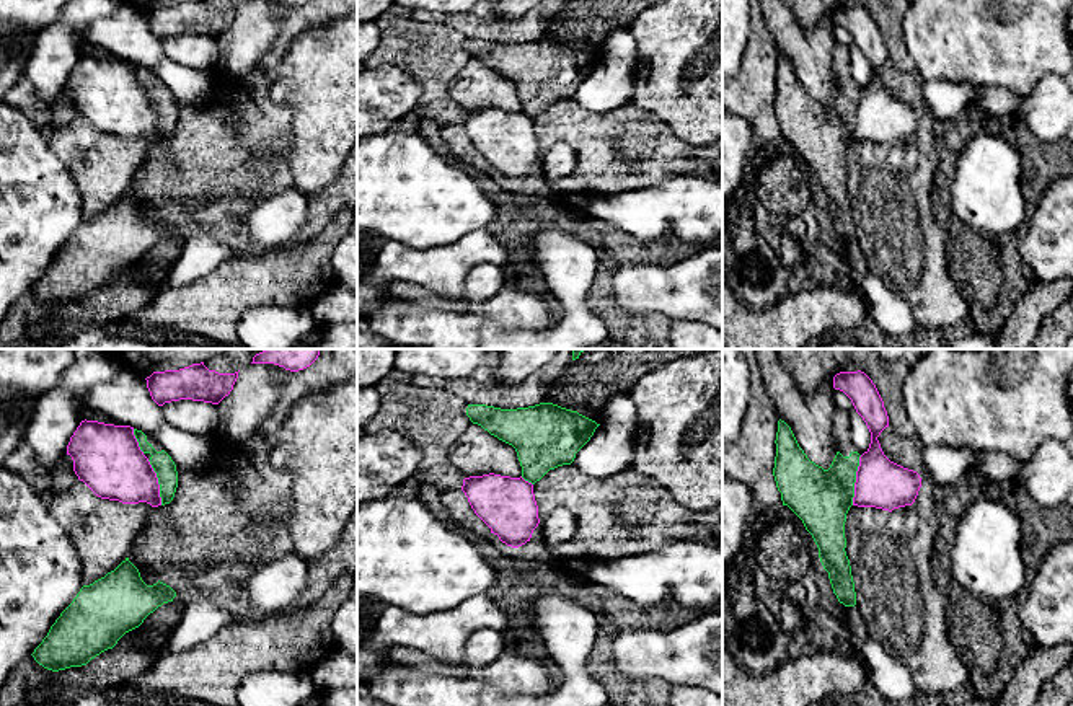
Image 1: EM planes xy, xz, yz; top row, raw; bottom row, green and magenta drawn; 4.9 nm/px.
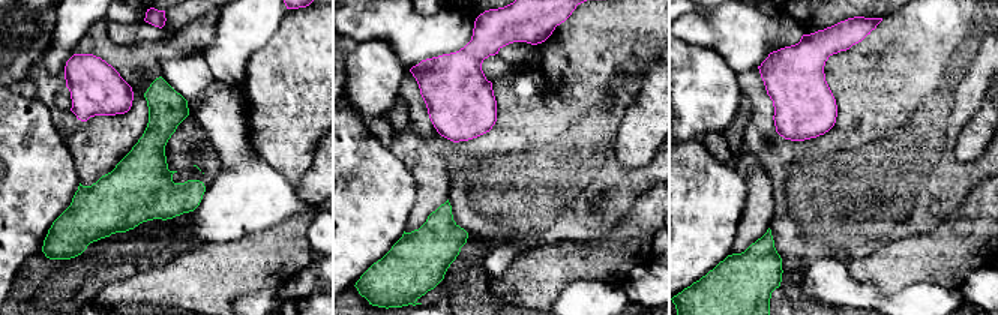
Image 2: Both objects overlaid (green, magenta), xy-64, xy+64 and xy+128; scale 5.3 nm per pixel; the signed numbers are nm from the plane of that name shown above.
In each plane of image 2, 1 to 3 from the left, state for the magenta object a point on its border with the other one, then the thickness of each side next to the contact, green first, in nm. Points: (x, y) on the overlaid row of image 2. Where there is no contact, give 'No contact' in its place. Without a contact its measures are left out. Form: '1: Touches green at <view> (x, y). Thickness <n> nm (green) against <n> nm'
1: No contact
2: No contact
3: No contact

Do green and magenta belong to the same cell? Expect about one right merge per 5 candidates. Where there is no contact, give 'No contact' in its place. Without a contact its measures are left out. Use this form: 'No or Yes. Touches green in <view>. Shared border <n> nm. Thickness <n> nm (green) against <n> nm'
No. Touches green in yz. Shared border 260 nm. Thickness 280 nm (green) against 240 nm

